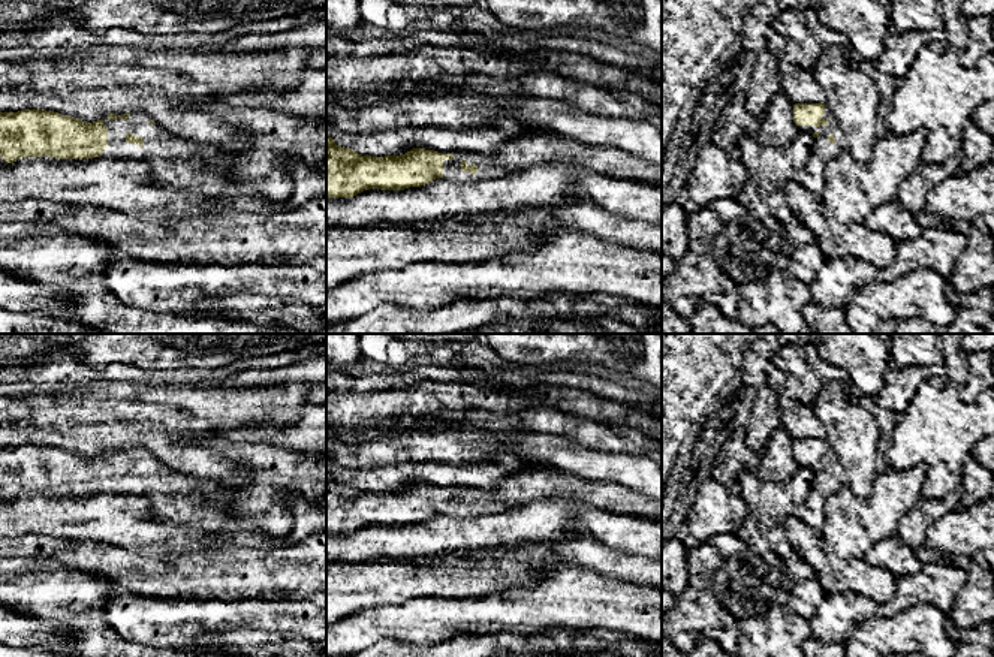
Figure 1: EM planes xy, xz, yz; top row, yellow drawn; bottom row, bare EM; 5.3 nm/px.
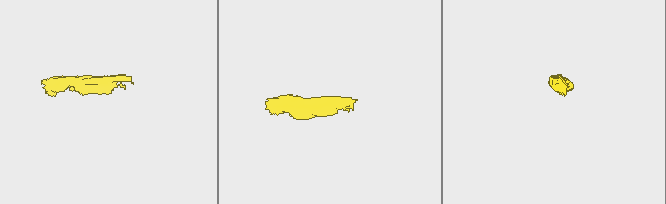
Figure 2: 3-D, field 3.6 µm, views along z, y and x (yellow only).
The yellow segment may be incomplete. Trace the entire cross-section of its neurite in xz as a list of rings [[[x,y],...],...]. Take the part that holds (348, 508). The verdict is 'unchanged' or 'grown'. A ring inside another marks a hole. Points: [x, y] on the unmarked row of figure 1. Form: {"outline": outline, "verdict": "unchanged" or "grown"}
{"outline": [[[546,465],[524,467],[496,488],[413,483],[401,491],[385,492],[358,489],[338,482],[326,470],[326,533],[353,533],[370,524],[404,525],[436,513],[484,516],[534,500],[558,498],[662,524],[662,500]]], "verdict": "grown"}

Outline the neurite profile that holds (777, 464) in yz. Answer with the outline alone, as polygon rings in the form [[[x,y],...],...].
[[[778,427],[771,433],[768,443],[760,453],[756,474],[760,480],[783,485],[796,468],[798,462],[793,458],[793,438],[783,427]]]

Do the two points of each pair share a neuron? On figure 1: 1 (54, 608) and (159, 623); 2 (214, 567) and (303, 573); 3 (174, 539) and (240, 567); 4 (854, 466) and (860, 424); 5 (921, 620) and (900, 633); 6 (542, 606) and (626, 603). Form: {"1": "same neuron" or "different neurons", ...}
{"1": "different neurons", "2": "same neuron", "3": "different neurons", "4": "same neuron", "5": "same neuron", "6": "same neuron"}

